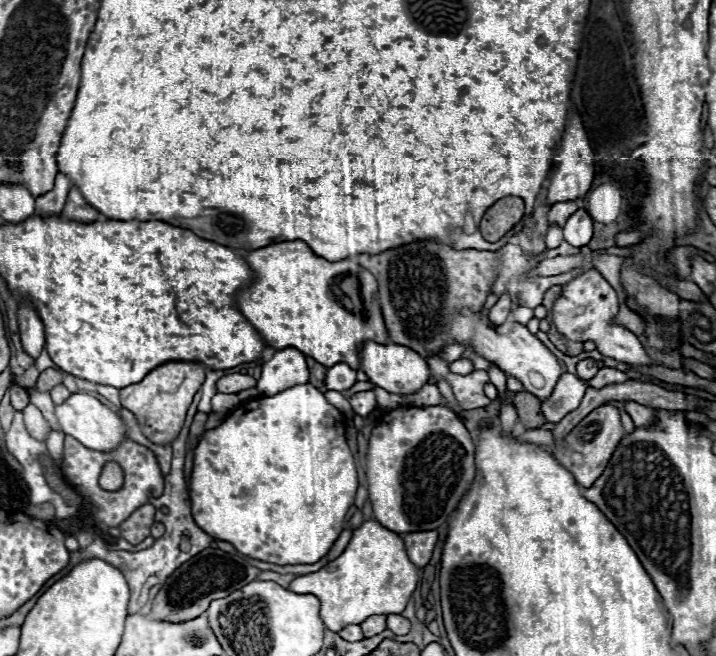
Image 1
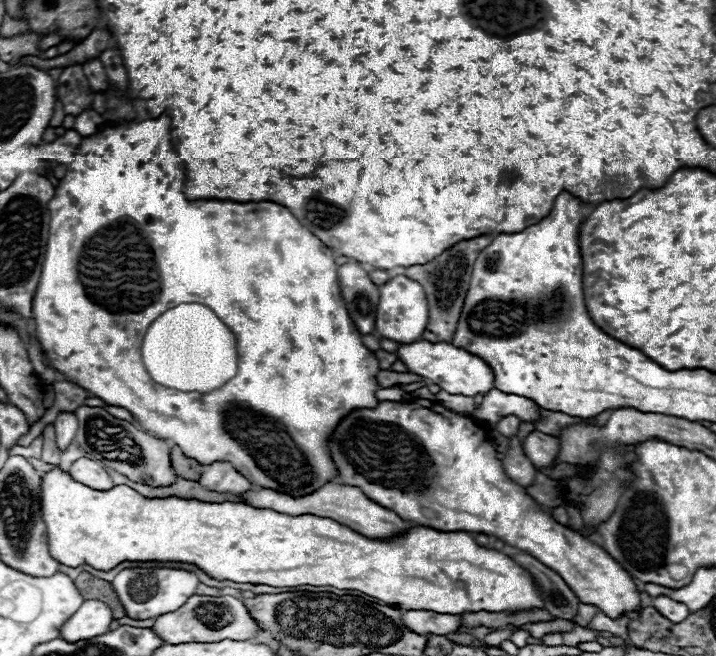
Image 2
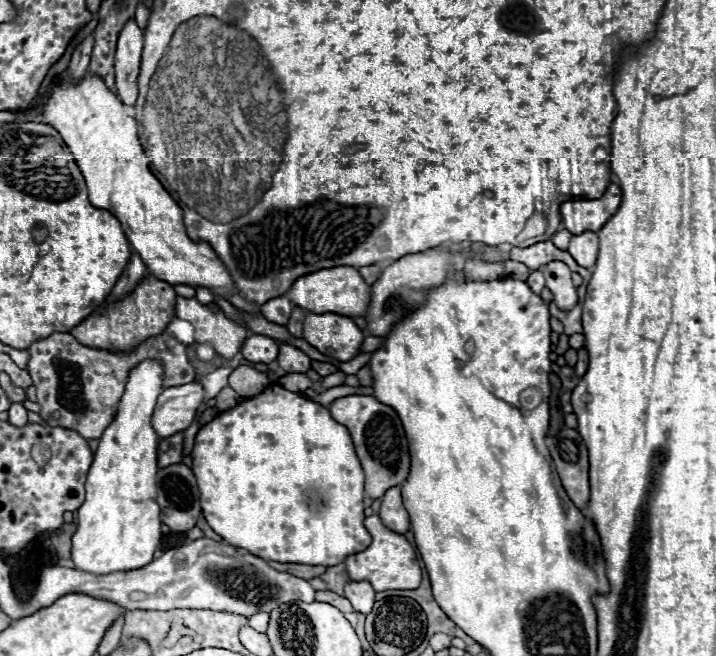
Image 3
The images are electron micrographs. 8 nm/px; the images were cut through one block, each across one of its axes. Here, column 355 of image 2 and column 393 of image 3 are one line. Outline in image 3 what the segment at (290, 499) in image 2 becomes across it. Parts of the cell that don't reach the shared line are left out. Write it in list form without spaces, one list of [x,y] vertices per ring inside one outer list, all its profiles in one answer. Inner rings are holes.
[[[400,486],[390,488],[384,496],[382,496],[382,506],[378,516],[382,518],[384,526],[388,526],[390,530],[398,532],[398,534],[406,534],[410,530],[410,520],[408,520],[408,512],[402,504],[400,498]]]

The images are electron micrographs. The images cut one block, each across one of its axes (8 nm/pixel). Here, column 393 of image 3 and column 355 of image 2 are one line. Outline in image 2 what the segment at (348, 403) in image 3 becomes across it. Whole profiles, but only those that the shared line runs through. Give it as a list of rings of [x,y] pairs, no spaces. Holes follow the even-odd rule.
[[[414,398],[408,402],[380,400],[376,408],[358,408],[344,416],[332,438],[328,440],[330,456],[338,470],[338,484],[360,488],[372,502],[396,512],[408,522],[430,526],[442,532],[484,532],[516,546],[534,558],[540,558],[544,566],[556,570],[572,588],[572,592],[584,604],[592,604],[606,616],[620,618],[630,612],[638,612],[640,594],[634,578],[602,548],[588,538],[572,532],[566,526],[556,524],[550,516],[538,510],[538,504],[514,484],[502,470],[502,462],[496,458],[496,450],[488,442],[488,430],[468,416],[454,414],[440,402]]]

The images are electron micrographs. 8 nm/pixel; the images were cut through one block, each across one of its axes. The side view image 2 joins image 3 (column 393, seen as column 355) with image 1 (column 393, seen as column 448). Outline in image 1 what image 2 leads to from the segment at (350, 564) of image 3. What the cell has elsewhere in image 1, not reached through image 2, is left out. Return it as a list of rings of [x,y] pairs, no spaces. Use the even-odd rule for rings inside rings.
[[[376,520],[354,530],[346,550],[318,572],[294,578],[288,590],[314,594],[320,600],[320,620],[332,632],[348,624],[362,624],[368,616],[400,614],[418,584],[418,568],[408,560],[400,534],[380,526]]]

